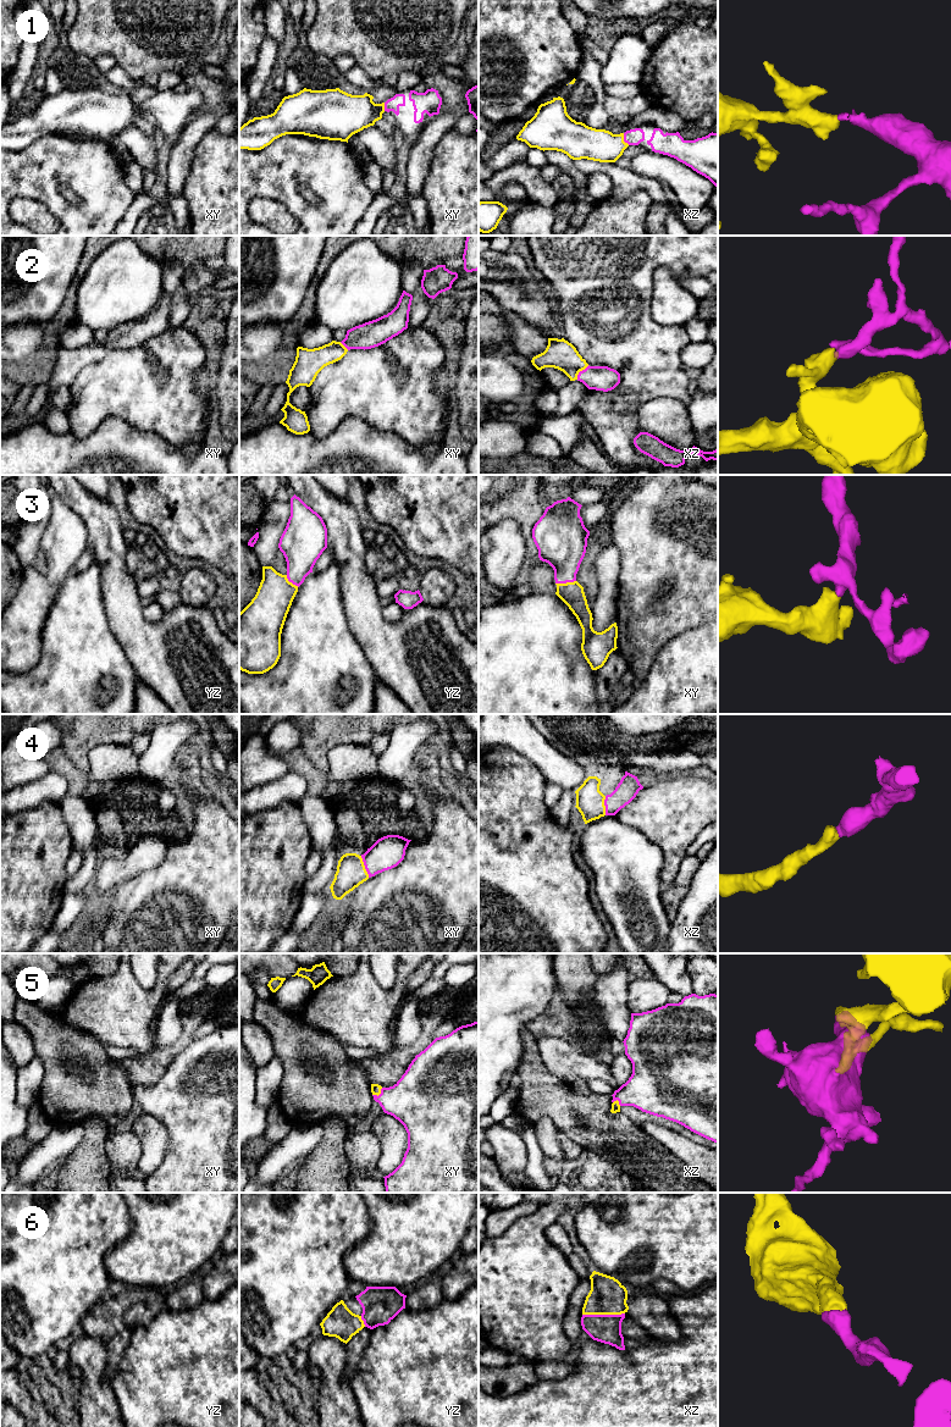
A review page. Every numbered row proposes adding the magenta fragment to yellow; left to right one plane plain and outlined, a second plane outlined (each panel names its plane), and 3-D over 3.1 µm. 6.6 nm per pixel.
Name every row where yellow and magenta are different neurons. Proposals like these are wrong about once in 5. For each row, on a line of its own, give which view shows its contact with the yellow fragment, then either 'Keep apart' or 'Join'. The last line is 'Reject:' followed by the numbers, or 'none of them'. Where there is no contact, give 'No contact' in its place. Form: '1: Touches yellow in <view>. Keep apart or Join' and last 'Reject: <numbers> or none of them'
1: Touches yellow in xz. Join
2: Touches yellow in xz. Join
3: Touches yellow in xy. Join
4: Touches yellow in xy. Join
5: Touches yellow in xy. Join
6: Touches yellow in xz. Join
Reject: none of them

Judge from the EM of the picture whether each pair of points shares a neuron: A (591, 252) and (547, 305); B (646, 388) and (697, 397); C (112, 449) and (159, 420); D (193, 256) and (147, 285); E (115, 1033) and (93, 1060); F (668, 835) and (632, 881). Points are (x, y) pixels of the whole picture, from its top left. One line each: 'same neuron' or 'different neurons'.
A: different neurons
B: different neurons
C: different neurons
D: different neurons
E: different neurons
F: different neurons

